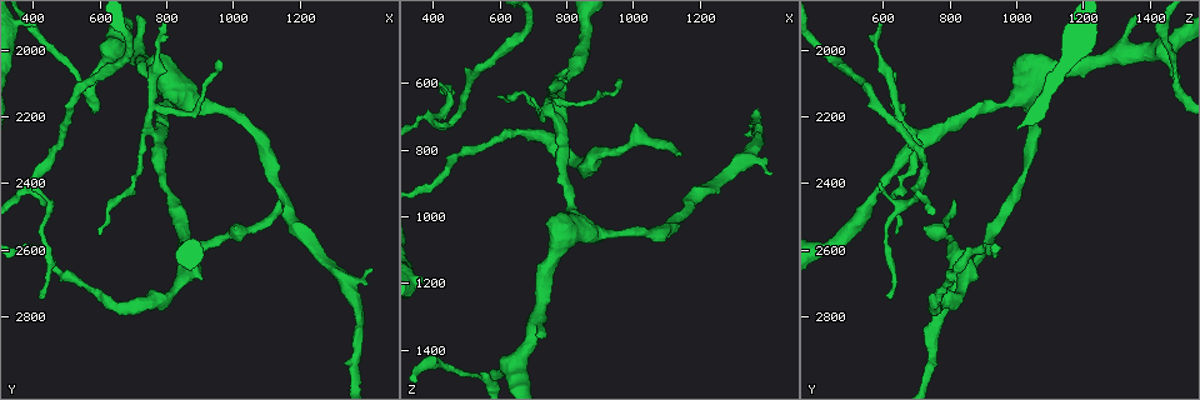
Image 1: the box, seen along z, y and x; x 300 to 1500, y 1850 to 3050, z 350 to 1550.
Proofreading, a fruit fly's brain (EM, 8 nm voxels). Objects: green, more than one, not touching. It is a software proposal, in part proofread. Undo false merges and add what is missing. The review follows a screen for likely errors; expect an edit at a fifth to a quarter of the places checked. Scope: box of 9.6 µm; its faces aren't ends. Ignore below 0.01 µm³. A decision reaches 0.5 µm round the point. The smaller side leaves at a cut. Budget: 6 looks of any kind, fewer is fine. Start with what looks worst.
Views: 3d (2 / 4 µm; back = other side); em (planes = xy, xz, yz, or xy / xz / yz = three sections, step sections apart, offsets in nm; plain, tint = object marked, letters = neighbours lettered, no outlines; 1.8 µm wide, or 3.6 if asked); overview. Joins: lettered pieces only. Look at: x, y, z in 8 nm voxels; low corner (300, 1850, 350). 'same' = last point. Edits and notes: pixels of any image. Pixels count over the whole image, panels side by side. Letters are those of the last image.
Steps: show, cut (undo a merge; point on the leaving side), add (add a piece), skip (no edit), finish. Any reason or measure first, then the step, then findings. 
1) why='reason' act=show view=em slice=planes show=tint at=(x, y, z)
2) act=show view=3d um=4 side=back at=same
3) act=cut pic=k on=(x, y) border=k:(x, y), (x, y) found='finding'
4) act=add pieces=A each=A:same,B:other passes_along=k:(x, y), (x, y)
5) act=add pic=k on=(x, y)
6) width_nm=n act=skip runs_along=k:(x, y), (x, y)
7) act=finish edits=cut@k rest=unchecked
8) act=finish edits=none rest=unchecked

why='an open end' act=show view=3d um=4 at=(400, 2390, 590)

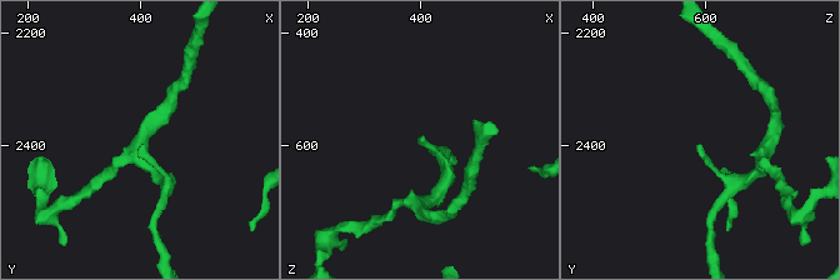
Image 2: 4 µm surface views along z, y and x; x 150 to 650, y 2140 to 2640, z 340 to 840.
why='shape alone is not enough' act=show view=em slice=xz step=4 show=tint at=(405, 2400, 590)

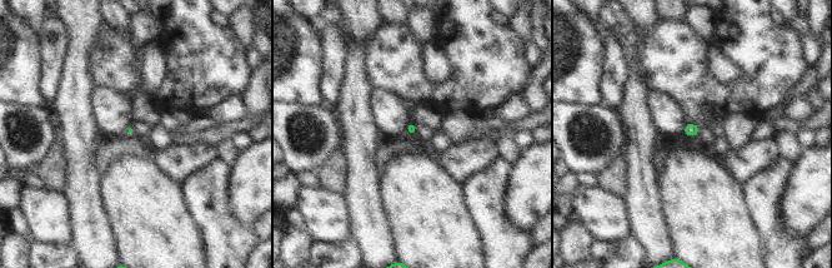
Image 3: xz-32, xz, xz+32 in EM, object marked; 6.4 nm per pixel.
act=show view=em slice=planes show=letters at=same

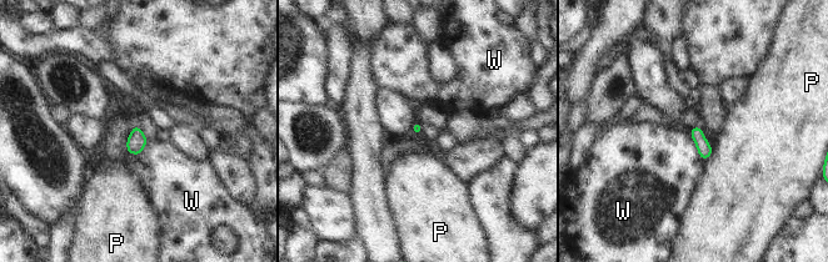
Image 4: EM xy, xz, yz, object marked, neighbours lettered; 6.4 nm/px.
act=skip each=P:other,W:other border=4:(688, 131), (697, 154), (703, 161) found='no lettered piece goes on from it'

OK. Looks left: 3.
act=show view=em slice=planes show=letters at=(1140, 2460, 810)

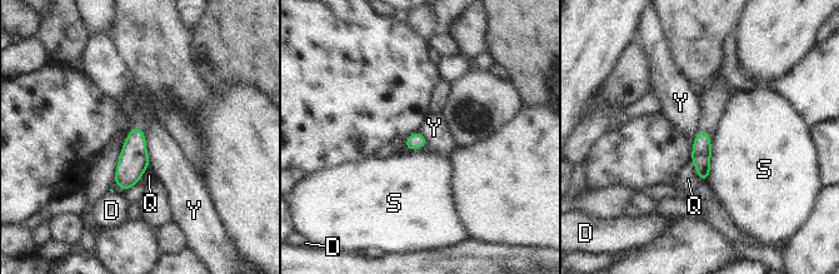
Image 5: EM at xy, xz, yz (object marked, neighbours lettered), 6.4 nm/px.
act=skip each=D:other,Q:other,S:other,Y:other border=5:(699, 130), (692, 144) found='none of them fits'

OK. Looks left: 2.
why='three arms meet' act=show view=3d um=2 at=(560, 2120, 1480)

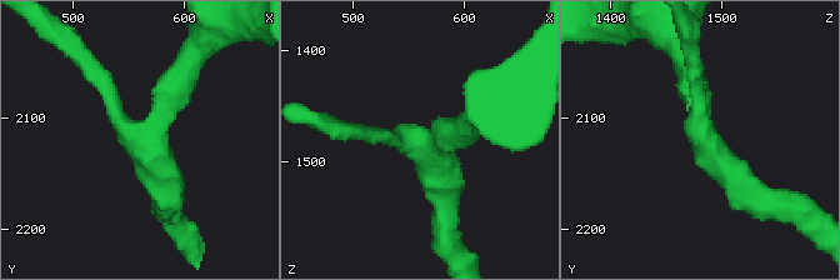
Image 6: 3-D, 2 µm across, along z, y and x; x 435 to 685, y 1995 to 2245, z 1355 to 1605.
arms=3 act=show view=em slice=planes show=letters at=(566, 2110, 1480)

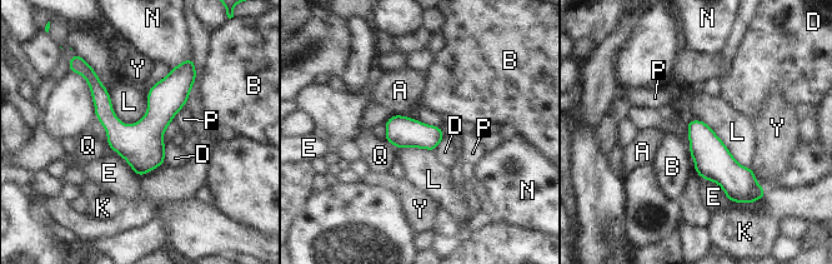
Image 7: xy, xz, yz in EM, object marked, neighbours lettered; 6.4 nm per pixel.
longest_contact=L:300nm act=skip each=A:other,B:other,D:other,E:other,K:other,L:other,N:other,P:other,Q:other,Y:other border=7:(108, 90), (121, 121), (146, 113) found='all the same cell'

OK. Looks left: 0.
act=finish edits=none rest=unchecked

